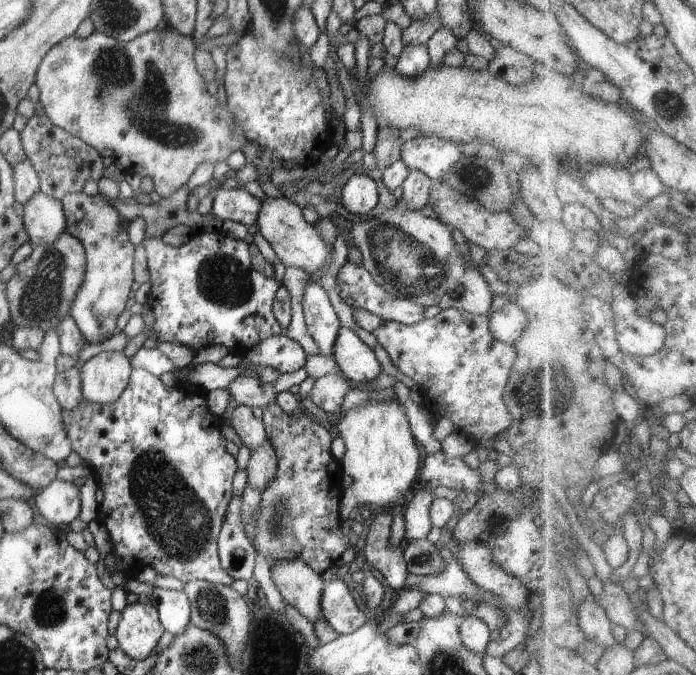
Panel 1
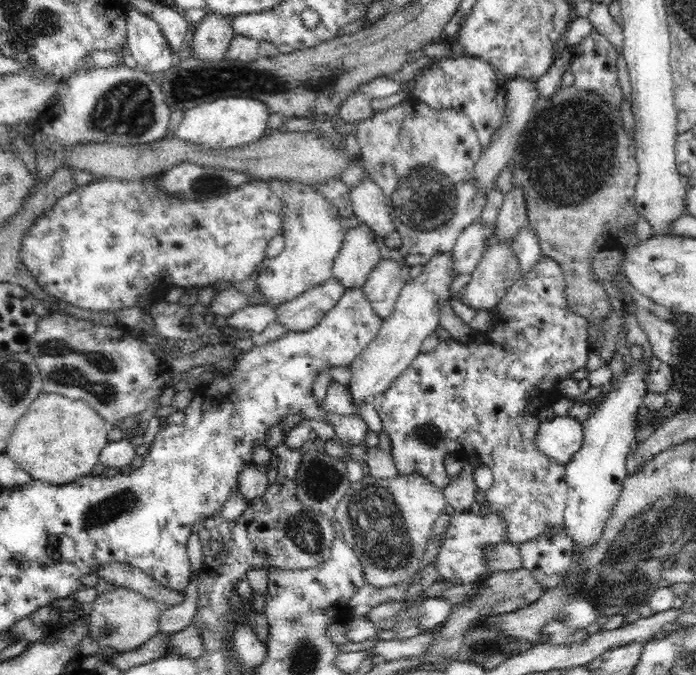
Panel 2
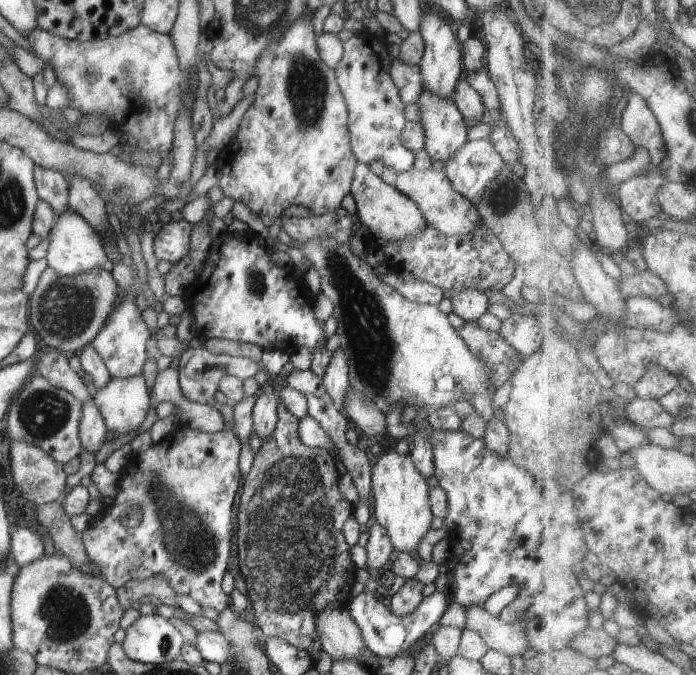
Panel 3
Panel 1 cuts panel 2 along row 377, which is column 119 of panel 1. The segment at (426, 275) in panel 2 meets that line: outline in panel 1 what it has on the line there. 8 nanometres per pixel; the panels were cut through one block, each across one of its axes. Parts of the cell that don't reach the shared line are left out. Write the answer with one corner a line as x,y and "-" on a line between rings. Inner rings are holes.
100,352
81,370
81,388
85,400
95,404
114,403
128,387
134,368
123,352

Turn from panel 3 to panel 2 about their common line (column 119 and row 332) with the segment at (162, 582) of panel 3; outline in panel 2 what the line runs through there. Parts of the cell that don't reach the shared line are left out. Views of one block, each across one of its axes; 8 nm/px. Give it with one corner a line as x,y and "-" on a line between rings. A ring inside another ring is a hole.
574,85
562,87
552,96
540,97
534,105
513,154
513,184
521,186
527,207
529,226
538,238
542,257
558,262
564,272
564,295
568,307
588,323
588,344
603,337
600,324
614,309
604,291
604,282
596,280
591,270
594,256
619,246
617,234
639,216
635,209
635,186
639,170
634,140
624,130
620,110
613,110
593,92
582,92

